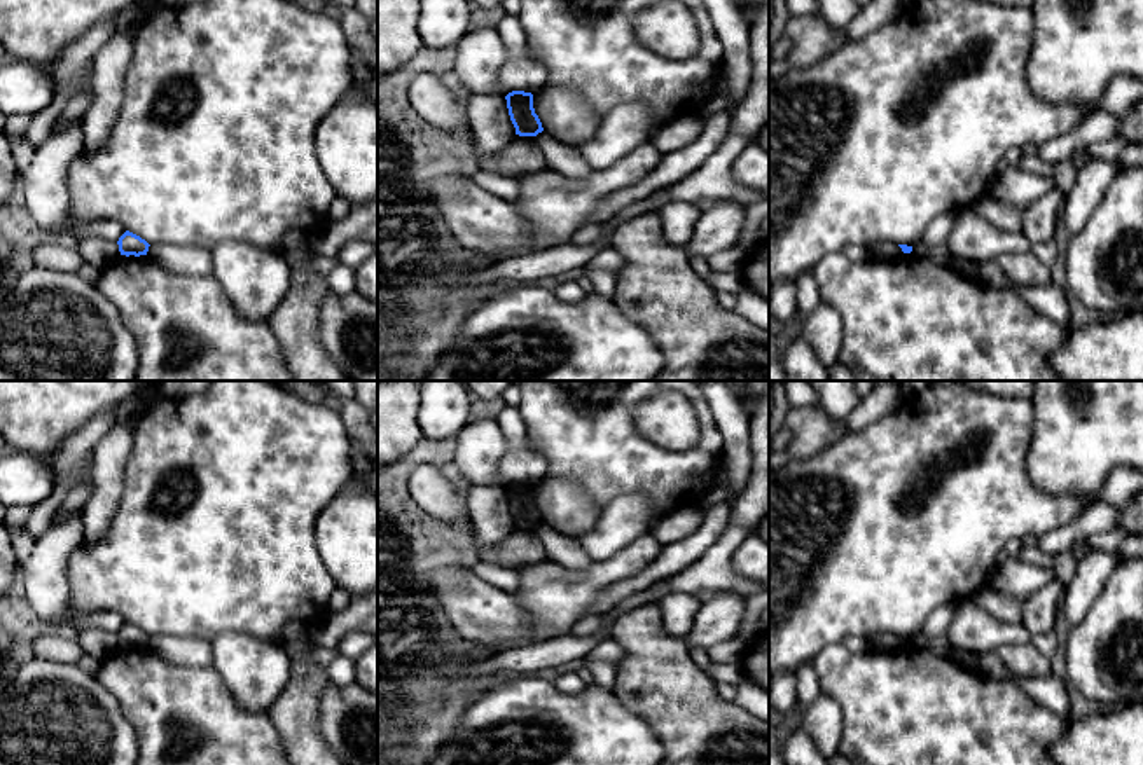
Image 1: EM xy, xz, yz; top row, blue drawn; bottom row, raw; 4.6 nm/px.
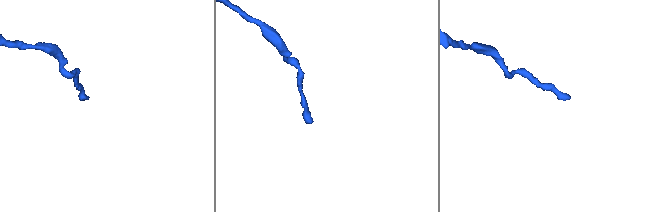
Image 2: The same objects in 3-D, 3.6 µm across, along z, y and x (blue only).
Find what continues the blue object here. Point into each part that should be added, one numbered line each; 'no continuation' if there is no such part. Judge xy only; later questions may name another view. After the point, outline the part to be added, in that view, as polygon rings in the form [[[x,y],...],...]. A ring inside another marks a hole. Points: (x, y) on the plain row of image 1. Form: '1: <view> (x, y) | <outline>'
no continuation

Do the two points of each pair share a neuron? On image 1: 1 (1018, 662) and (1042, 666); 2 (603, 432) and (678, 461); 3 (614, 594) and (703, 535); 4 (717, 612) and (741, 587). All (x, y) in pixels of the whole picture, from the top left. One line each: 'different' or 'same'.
1: same
2: same
3: same
4: different

